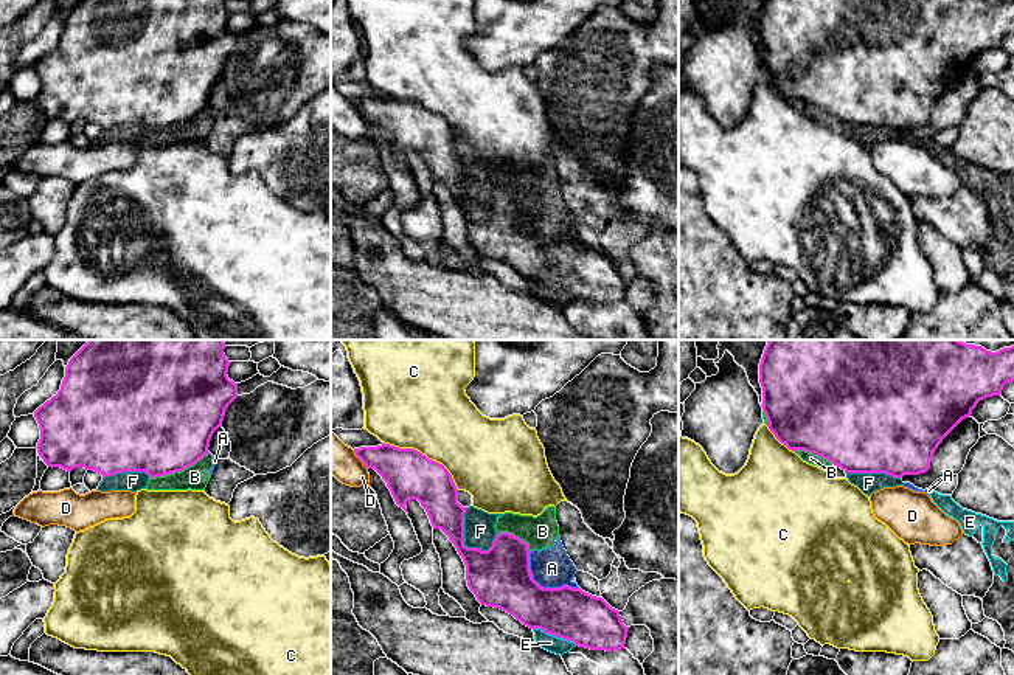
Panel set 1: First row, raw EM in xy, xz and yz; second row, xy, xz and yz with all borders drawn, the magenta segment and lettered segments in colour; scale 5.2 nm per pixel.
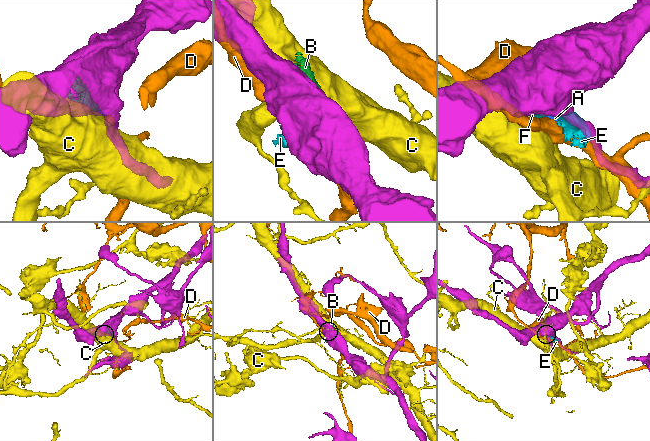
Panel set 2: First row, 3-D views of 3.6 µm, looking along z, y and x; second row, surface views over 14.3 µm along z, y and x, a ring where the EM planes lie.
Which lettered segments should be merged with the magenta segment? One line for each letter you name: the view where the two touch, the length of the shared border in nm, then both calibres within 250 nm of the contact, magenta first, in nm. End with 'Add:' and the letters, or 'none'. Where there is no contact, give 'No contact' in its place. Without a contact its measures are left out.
Add: none

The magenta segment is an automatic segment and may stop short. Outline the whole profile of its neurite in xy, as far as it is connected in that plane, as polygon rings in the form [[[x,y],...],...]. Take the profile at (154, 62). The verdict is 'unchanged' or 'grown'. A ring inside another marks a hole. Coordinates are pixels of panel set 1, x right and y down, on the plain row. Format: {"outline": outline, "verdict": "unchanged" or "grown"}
{"outline": [[[81,0],[68,14],[65,29],[56,48],[47,53],[34,64],[34,70],[40,81],[37,106],[48,119],[61,119],[71,124],[76,119],[95,123],[106,129],[123,124],[144,124],[151,130],[182,124],[194,118],[199,112],[208,107],[208,99],[213,85],[222,79],[222,73],[228,57],[238,48],[238,36],[228,31],[230,12],[224,6],[225,0]]], "verdict": "unchanged"}

